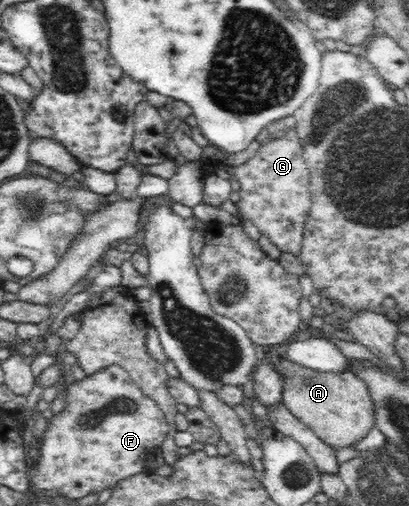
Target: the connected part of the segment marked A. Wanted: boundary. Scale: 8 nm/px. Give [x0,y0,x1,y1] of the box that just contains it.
[282,360,374,449]

